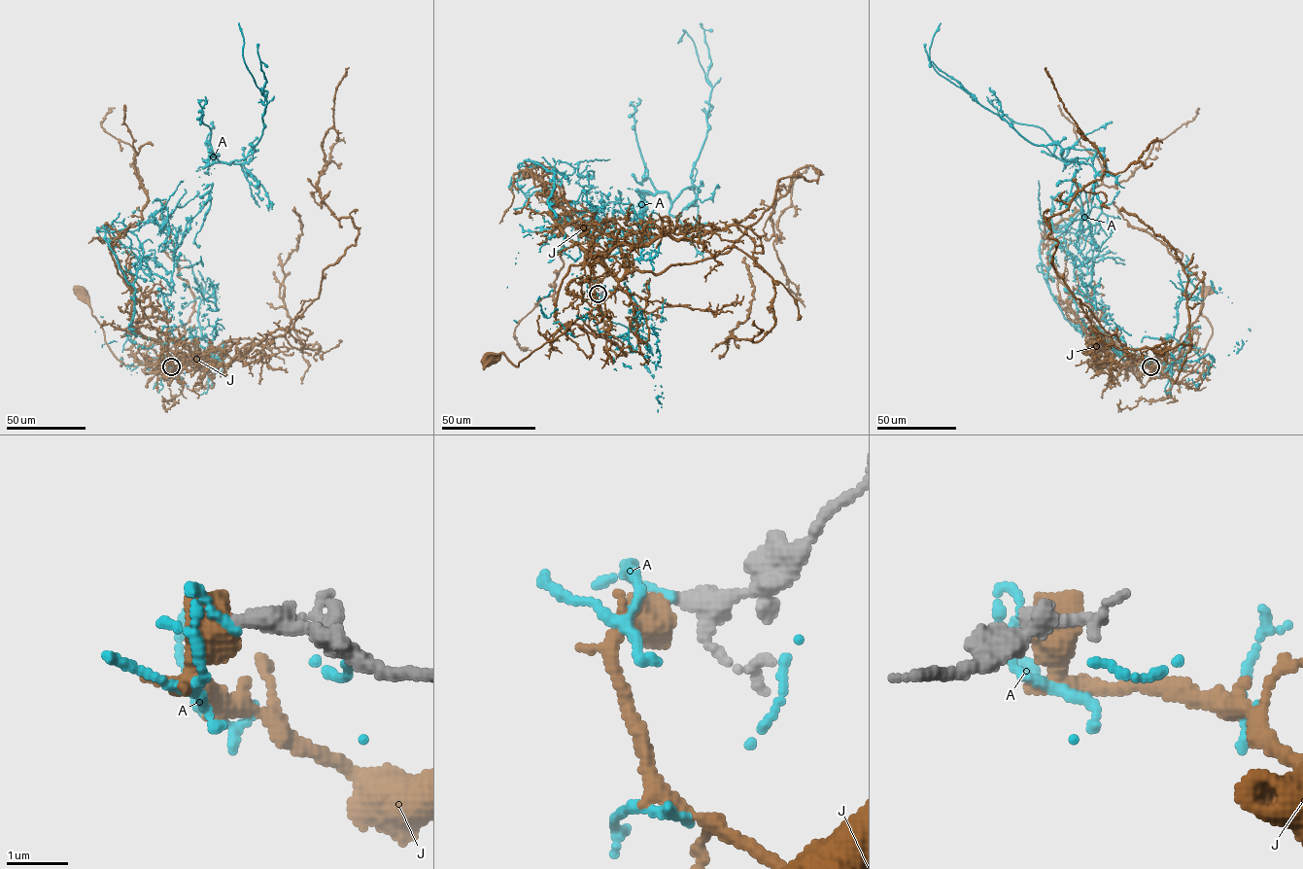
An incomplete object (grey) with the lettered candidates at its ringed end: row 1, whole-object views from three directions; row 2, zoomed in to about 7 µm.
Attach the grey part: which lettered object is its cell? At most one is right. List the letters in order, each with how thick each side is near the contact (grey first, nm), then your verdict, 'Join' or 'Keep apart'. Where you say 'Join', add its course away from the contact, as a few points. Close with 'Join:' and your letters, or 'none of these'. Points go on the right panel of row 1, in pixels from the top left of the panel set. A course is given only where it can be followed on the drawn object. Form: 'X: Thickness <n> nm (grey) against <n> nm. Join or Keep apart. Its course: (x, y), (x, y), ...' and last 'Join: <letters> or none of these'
A: Thickness 280 nm (grey) against 100 nm. Keep apart
J: Thickness 260 nm (grey) against 750 nm. Join. Its course: (1151, 366), (1163, 375), (1175, 363), (1192, 365), (1204, 352), (1212, 332), (1201, 313), (1205, 293)
Join: J

